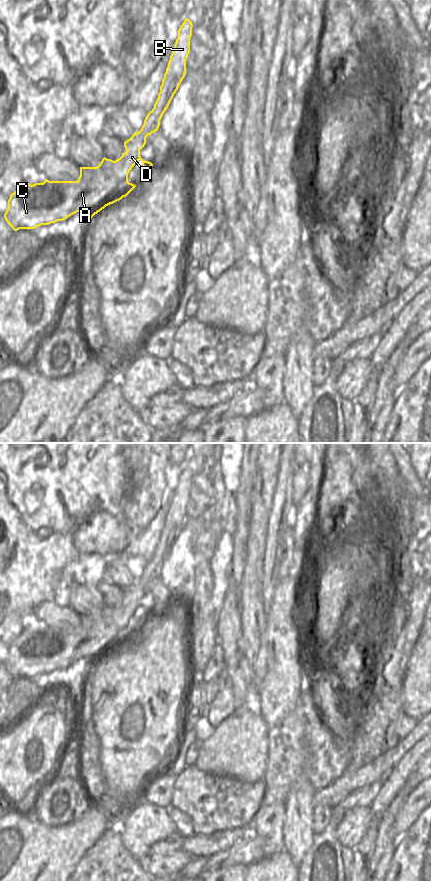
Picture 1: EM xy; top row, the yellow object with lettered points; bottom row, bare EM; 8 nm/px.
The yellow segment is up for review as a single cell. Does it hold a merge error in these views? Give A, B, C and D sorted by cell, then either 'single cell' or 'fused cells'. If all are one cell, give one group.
A B C D; single cell

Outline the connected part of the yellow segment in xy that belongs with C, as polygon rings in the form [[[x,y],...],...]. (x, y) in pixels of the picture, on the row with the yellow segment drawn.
[[[186,18],[178,30],[178,38],[174,44],[154,108],[147,114],[141,130],[124,142],[126,152],[122,153],[122,156],[115,161],[104,157],[97,167],[80,167],[80,176],[77,181],[49,181],[45,179],[43,183],[33,185],[22,183],[10,195],[8,208],[4,214],[6,222],[14,231],[35,229],[41,225],[63,221],[83,209],[86,210],[87,216],[92,218],[106,206],[126,197],[136,187],[128,182],[128,174],[139,160],[142,161],[145,170],[153,166],[151,162],[141,158],[140,150],[145,146],[147,136],[158,131],[160,120],[185,77],[192,28],[192,22]]]

